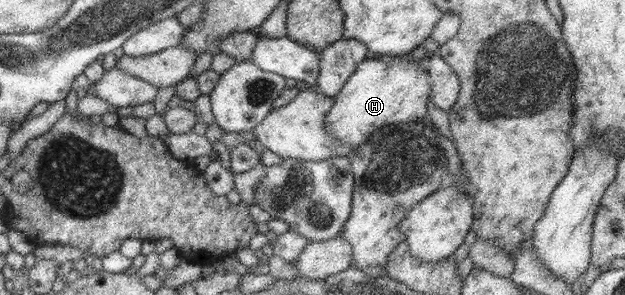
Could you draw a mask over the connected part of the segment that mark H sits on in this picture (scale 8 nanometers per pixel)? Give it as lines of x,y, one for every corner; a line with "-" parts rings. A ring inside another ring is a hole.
379,56
366,59
358,65
354,75
336,96
332,109
324,119
326,134
332,134
334,138
338,138
338,142
344,142
355,151
368,142
368,138
374,134
375,130
392,124
420,122
427,119
428,102
431,102
430,91
432,91
432,82
430,82
427,69
422,70
418,67
415,60
407,60
406,56
399,56
390,58
390,64
387,64
380,60

